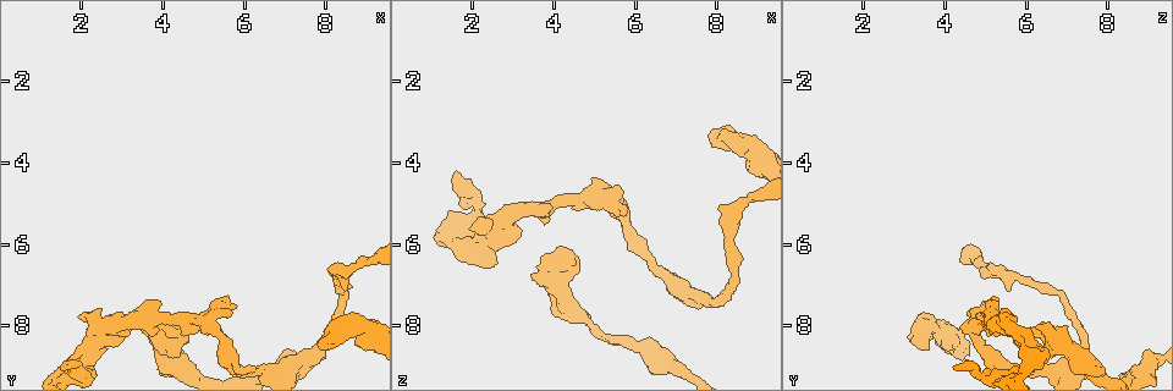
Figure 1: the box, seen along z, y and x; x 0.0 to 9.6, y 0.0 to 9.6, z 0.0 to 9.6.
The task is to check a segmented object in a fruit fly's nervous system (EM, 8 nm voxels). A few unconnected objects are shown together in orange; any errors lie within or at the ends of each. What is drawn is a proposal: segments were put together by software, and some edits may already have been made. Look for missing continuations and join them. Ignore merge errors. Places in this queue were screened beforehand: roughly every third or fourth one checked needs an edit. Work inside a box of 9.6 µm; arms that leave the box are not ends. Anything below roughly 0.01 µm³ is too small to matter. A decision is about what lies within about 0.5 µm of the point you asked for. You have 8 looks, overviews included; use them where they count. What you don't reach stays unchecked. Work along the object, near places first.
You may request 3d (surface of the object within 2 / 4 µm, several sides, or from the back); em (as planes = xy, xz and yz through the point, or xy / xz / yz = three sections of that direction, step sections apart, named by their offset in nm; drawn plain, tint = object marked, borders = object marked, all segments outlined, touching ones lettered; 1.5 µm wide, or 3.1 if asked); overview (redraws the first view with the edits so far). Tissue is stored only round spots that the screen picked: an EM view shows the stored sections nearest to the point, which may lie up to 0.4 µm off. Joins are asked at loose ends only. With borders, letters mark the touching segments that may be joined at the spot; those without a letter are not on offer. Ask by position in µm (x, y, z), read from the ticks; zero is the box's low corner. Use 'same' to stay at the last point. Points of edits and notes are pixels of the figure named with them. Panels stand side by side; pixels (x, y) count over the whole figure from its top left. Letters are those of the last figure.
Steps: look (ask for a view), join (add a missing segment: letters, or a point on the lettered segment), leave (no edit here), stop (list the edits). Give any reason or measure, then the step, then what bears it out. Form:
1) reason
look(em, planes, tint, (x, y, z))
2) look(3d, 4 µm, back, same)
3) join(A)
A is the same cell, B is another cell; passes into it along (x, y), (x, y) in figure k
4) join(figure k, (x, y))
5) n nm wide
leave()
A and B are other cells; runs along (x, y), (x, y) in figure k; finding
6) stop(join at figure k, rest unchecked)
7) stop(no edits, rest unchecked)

thick end
look(em, planes, borders, (3.95, 8.10, 6.15))

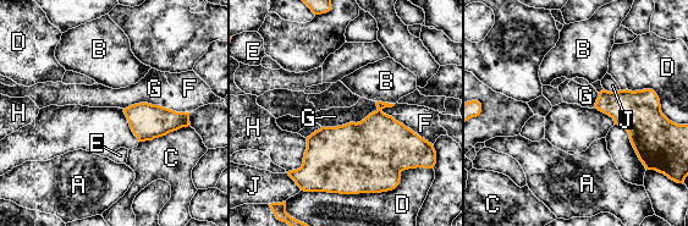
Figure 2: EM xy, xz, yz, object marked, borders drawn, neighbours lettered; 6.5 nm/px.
leave()
A, B, C, D, E, F, G, H and J are other cells; none of them fits

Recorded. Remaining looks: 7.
free end
look(em, xz, step 8, borders, (1.95, 7.85, 5.60))

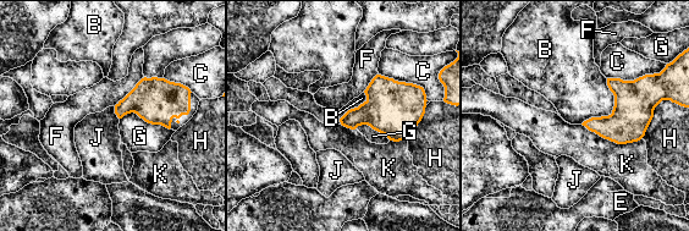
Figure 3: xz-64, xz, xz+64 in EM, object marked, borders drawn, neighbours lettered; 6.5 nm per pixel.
another direction
look(em, planes, borders, same)

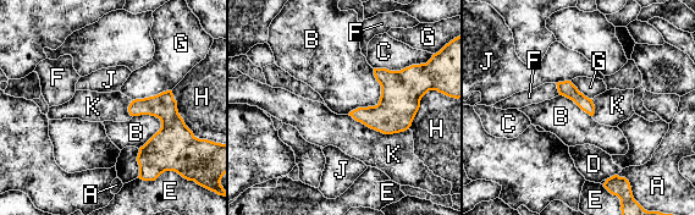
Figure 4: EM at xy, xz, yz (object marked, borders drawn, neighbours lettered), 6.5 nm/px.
leave()
A, B, C, D, E, F, G, H, J and K are other cells; runs along (169, 93), (167, 136), (142, 171) in figure 4; none of them fits

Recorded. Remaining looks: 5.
free end
look(3d, 2 µm, (1.65, 8.95, 4.25))

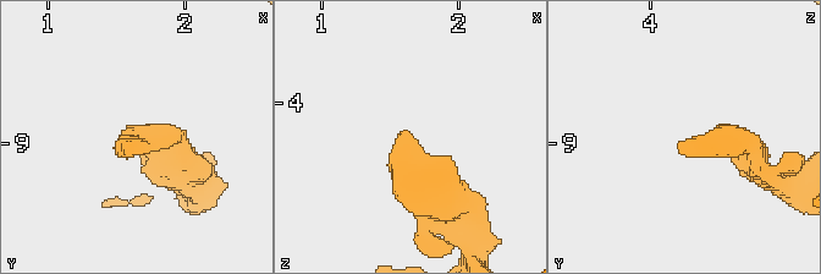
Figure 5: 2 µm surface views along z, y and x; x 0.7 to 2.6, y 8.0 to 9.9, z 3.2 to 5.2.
look(em, planes, borders, (1.62, 9.00, 4.20))

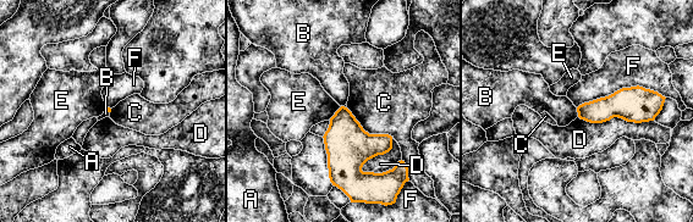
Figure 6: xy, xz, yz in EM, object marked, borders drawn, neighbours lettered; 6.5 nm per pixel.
leave()
A, B, C, D, E and F are other cells; border along (663, 95), (631, 85), (577, 107) in figure 6; none of them fits

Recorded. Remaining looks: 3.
stop(no edits, rest unchecked)

